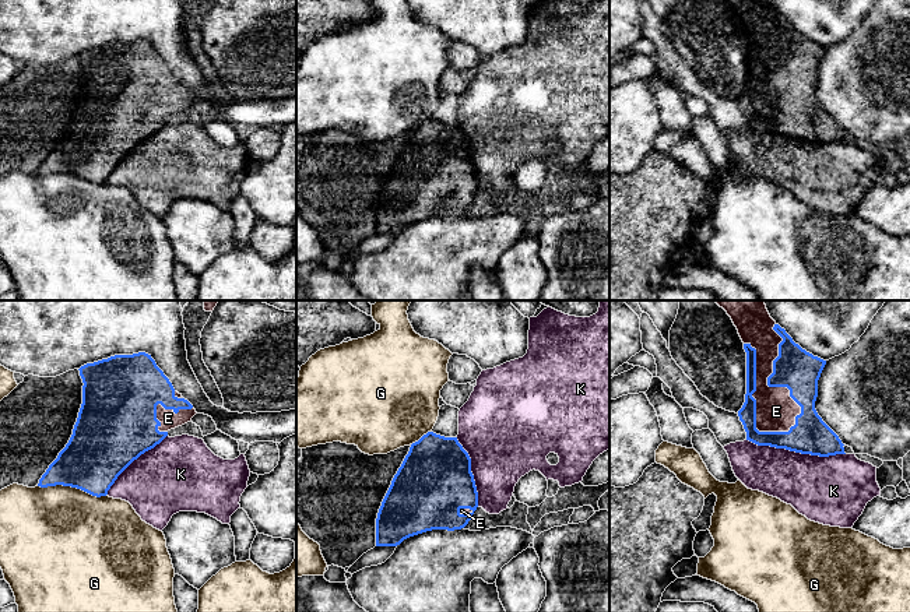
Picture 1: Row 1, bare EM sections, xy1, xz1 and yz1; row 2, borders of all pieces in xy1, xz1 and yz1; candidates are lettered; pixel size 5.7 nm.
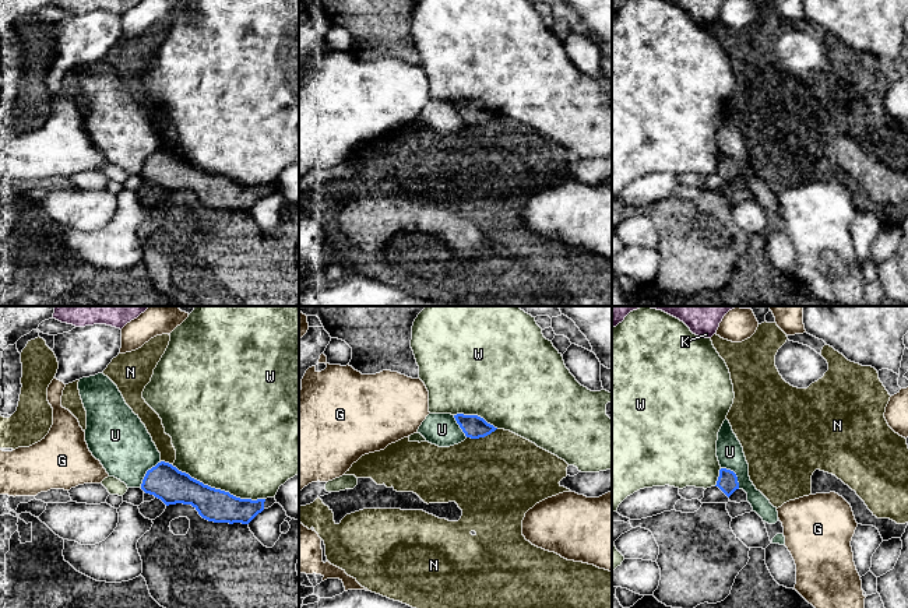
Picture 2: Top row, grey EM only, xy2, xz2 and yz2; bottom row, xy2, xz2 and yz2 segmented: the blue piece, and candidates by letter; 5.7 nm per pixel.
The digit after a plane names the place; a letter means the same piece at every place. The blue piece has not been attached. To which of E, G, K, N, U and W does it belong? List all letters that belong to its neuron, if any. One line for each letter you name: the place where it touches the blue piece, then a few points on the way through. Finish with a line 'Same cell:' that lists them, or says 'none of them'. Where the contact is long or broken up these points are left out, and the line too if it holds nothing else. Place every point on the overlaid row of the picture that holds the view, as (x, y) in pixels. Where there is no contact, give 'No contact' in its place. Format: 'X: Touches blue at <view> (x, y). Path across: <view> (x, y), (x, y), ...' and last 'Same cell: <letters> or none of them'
E: Touches blue at yz1 (782, 386)
Same cell: E

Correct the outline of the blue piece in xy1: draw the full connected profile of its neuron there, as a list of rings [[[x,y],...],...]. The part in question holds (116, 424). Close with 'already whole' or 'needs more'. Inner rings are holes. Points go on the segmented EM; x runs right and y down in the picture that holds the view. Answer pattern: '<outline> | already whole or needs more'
[[[145,352],[115,355],[78,370],[84,383],[82,404],[73,435],[38,486],[71,486],[101,497],[134,460],[159,444],[171,429],[190,422],[197,412]]] | needs more

